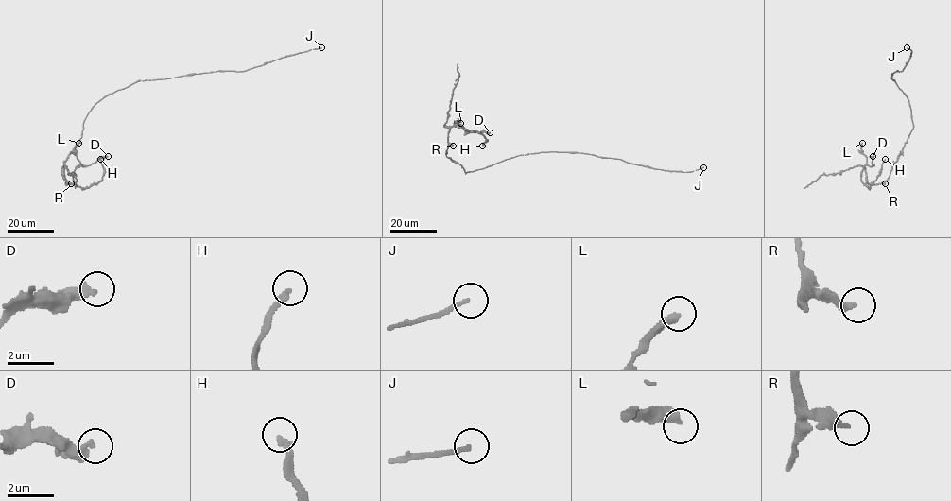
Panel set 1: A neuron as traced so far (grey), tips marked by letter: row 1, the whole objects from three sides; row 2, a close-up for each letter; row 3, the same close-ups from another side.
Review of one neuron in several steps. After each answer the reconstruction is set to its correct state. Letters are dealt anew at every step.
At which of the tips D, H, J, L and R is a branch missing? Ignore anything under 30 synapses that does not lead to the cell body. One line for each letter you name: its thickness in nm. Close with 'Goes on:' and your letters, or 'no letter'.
H: Thickness 280 nm
J: Thickness 160 nm
Goes on: H, J

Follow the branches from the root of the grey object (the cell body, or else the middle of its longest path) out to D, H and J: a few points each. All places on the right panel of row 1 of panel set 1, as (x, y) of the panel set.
D: (903, 93), (913, 129), (889, 177), (878, 183), (863, 183), (860, 172), (873, 165), (873, 156)
H: (903, 93), (908, 101), (913, 129), (889, 177), (880, 183), (866, 183), (868, 188), (876, 180), (885, 159)
J: (903, 93), (891, 77), (894, 72), (902, 71), (908, 61), (911, 50), (907, 47)

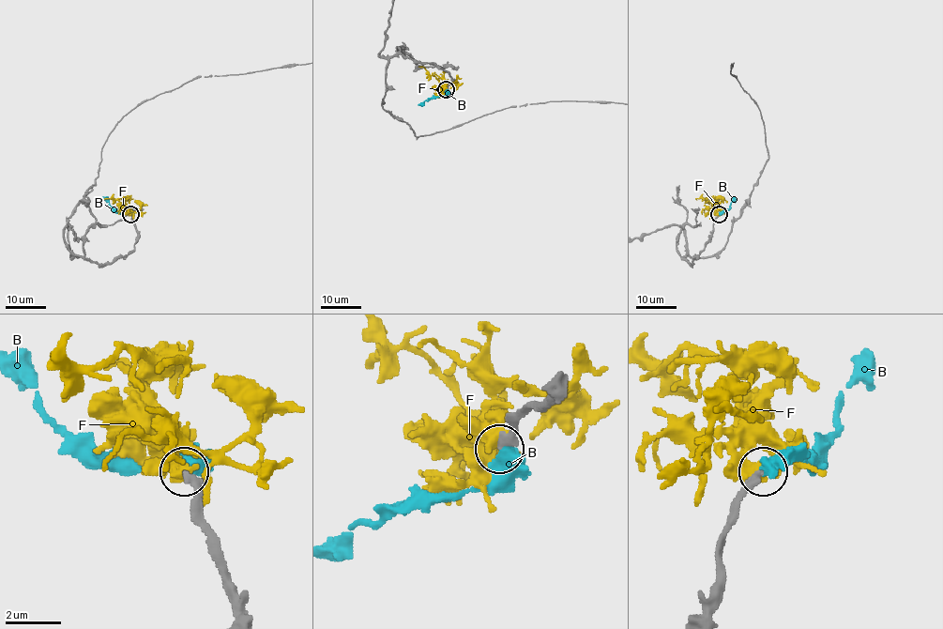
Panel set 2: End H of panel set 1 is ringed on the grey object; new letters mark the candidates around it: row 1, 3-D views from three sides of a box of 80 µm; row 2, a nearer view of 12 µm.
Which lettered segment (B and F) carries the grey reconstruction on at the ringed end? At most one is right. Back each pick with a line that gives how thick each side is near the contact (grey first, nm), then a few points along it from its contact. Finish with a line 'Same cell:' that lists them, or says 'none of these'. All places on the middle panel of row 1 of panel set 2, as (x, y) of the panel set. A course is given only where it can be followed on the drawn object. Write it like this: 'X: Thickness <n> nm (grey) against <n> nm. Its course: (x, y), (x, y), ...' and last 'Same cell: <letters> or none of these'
B: Thickness 300 nm (grey) against 550 nm. Its course: (446, 89), (444, 95), (418, 104)
Same cell: B

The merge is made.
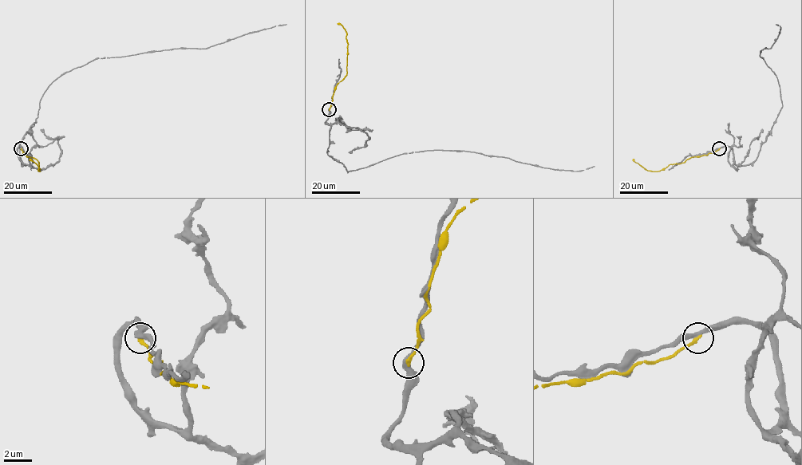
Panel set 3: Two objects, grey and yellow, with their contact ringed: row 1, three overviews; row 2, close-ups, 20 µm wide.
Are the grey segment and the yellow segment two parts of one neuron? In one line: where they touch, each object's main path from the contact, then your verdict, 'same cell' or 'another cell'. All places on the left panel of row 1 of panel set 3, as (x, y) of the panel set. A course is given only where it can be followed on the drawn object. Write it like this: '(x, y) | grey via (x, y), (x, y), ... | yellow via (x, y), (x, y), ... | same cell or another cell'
(21, 148) | grey via (21, 149), (21, 166), (19, 142), (37, 117), (41, 97), (66, 72), (98, 58), (204, 49), (286, 24) | yellow via (21, 149), (25, 155), (39, 162), (39, 171), (38, 166), (29, 159) | another cell

